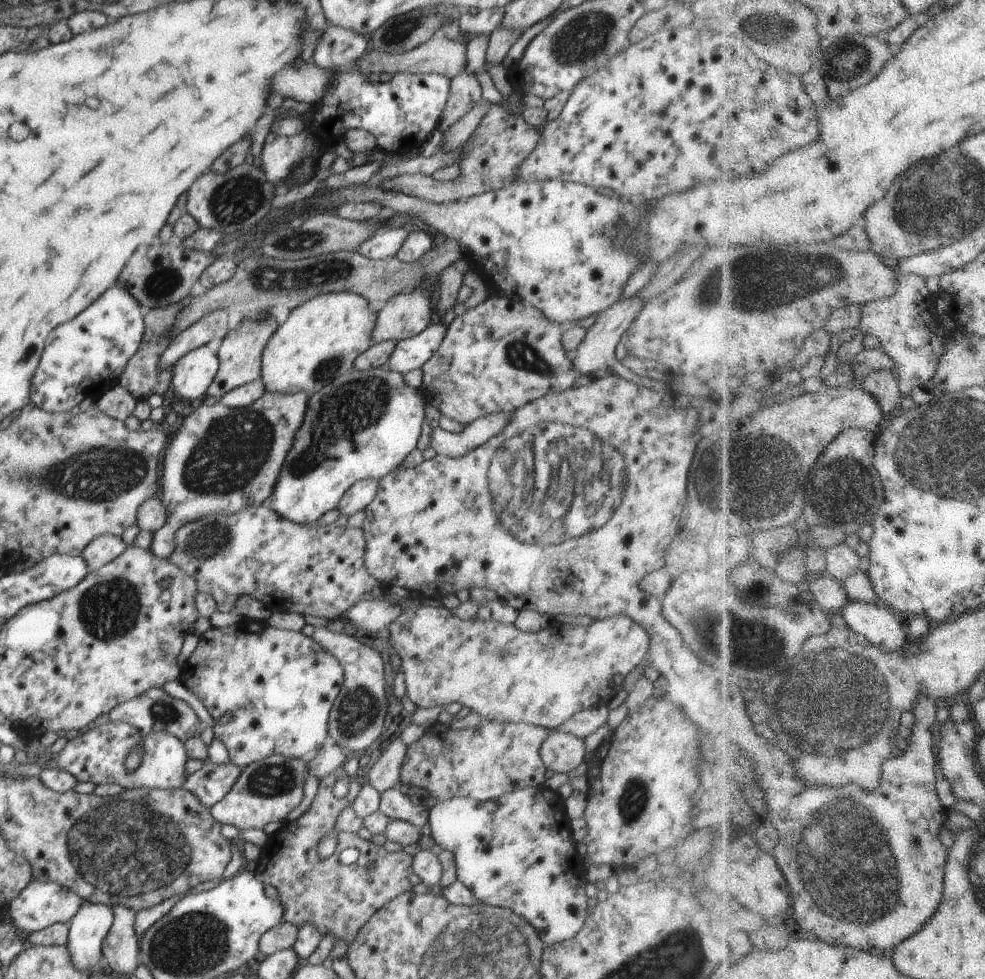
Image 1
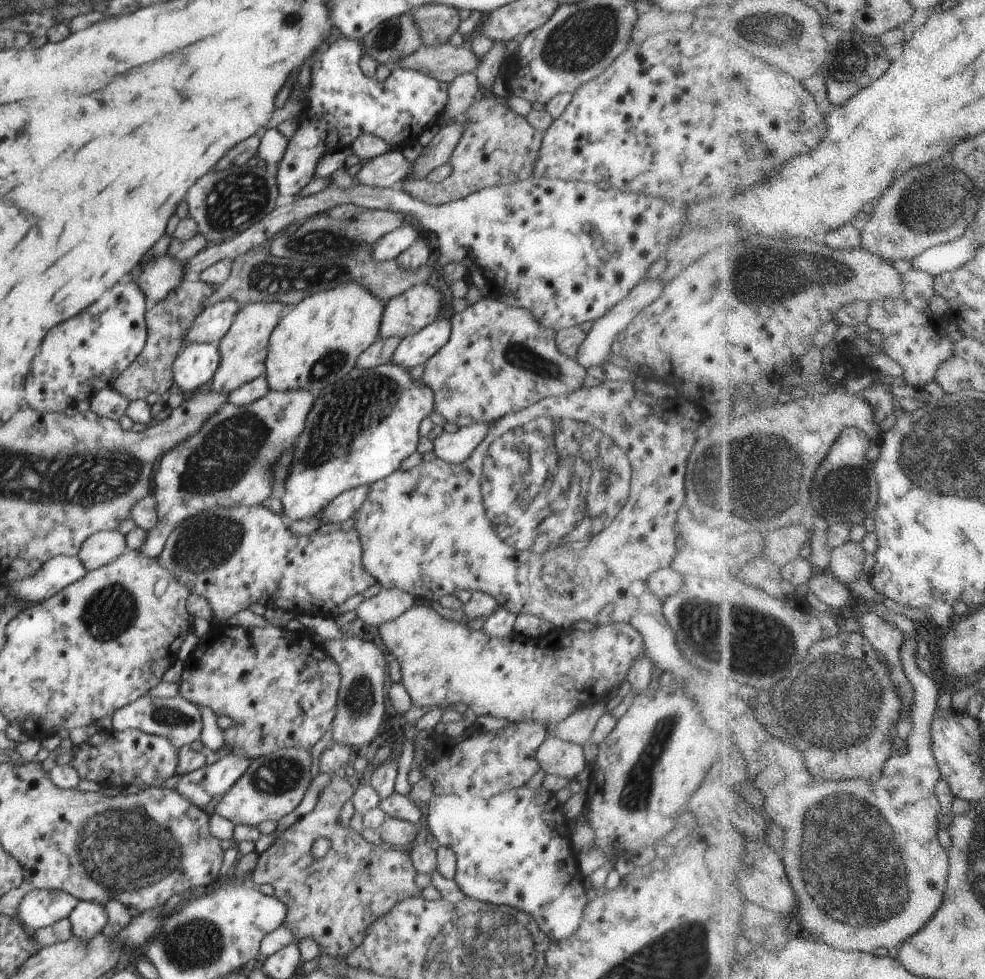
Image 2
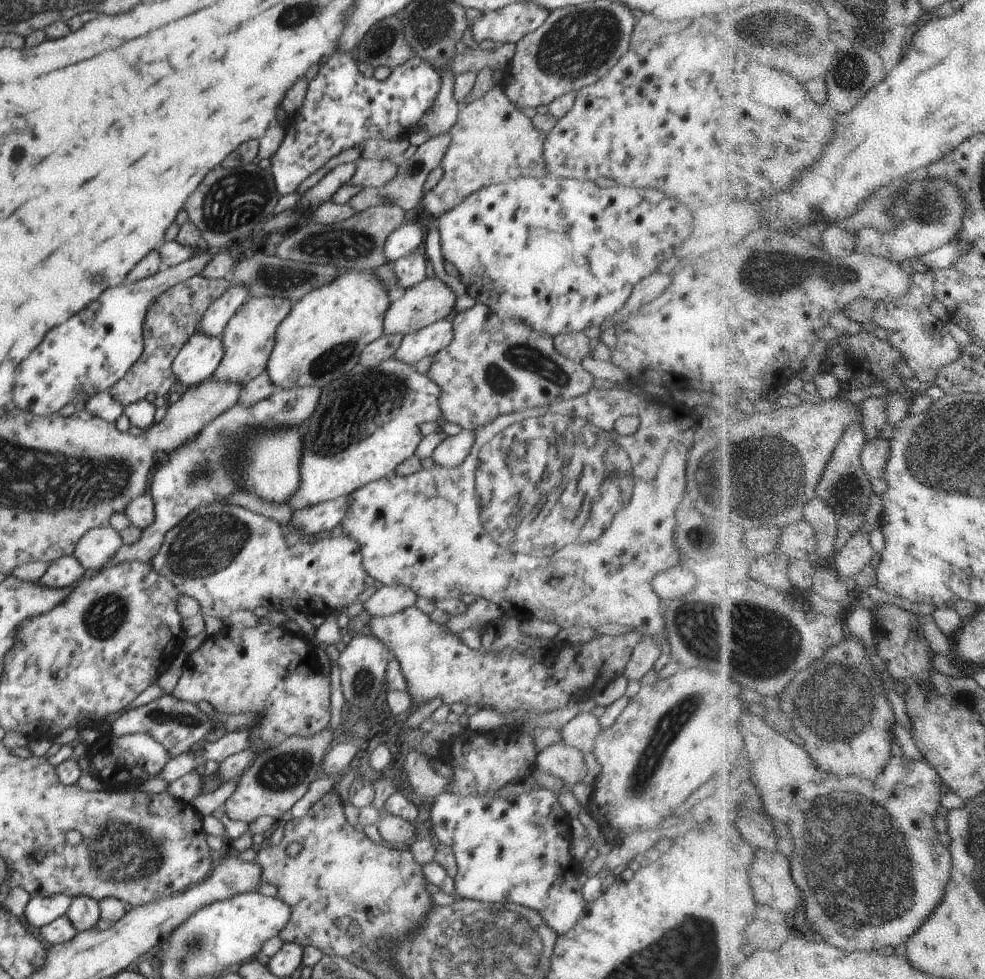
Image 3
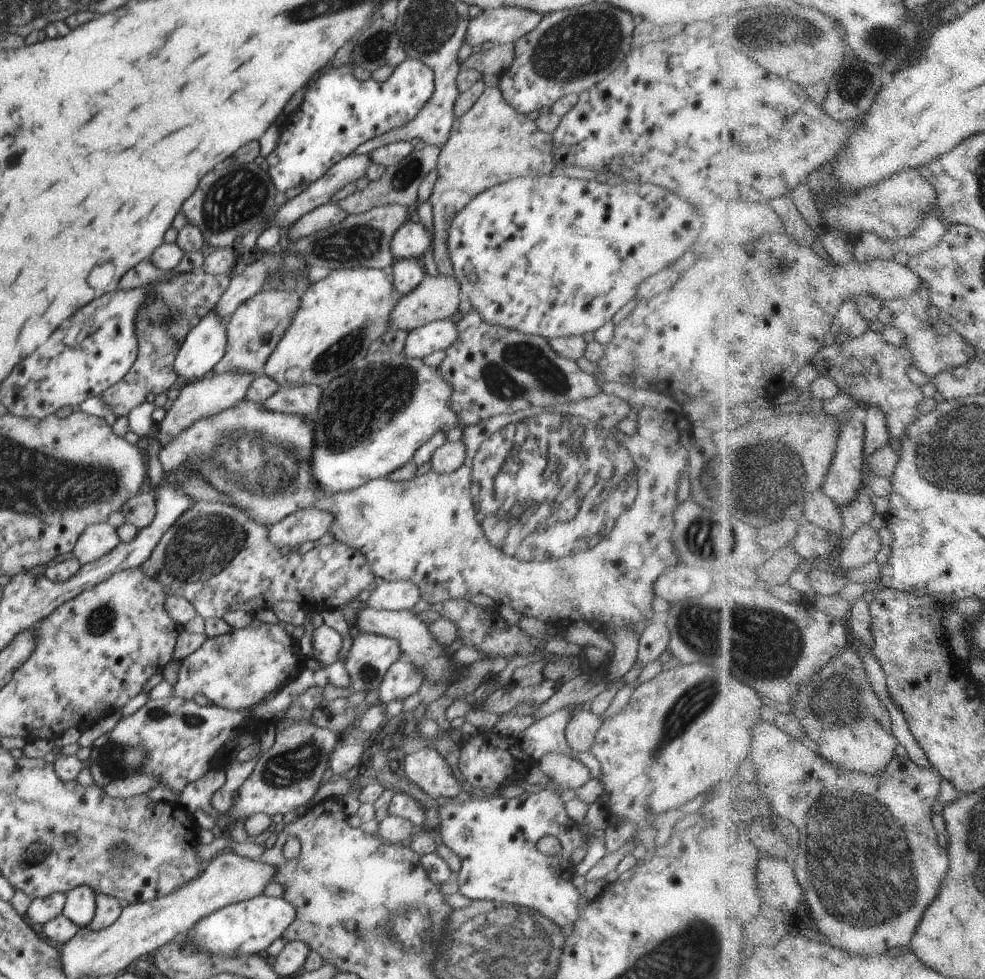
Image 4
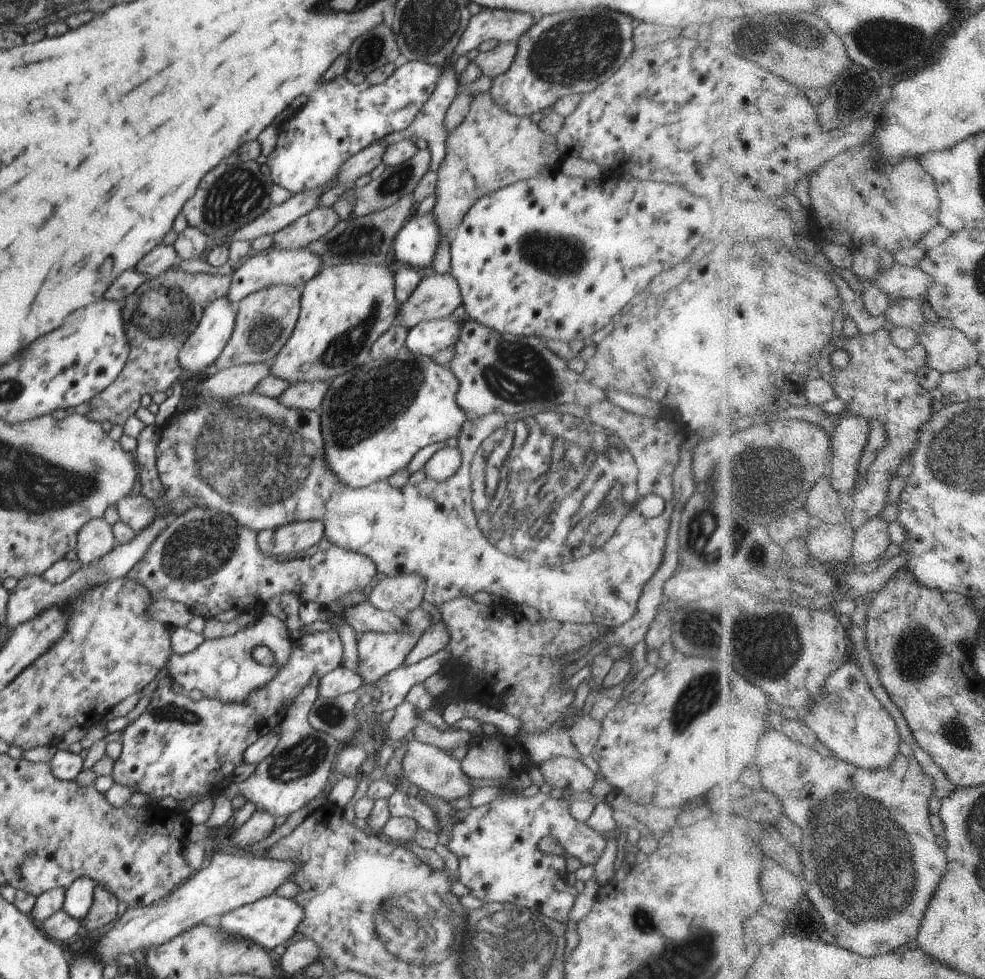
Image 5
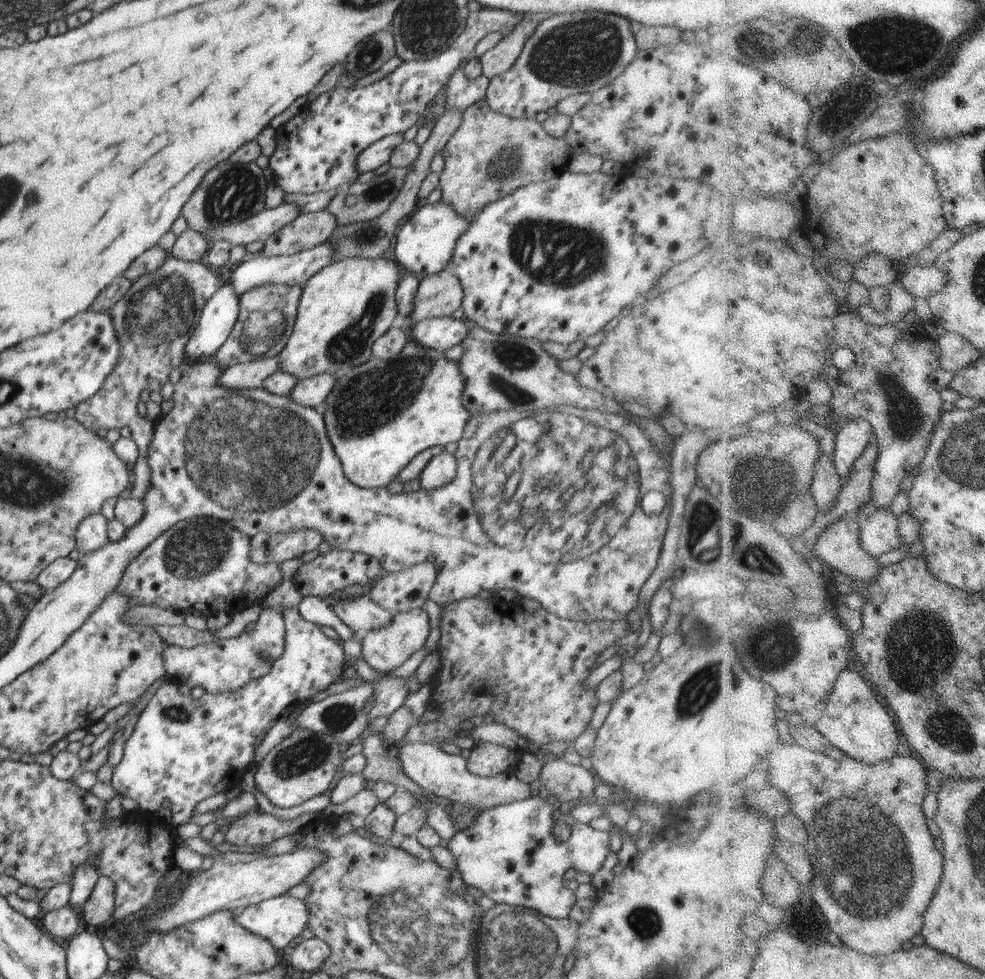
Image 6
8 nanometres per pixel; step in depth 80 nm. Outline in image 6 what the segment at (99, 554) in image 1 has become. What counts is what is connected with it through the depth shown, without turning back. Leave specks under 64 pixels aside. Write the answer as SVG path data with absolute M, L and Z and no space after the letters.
M100 512L88 515L78 525L75 541L76 548L82 555L104 546L104 543L109 541L107 521L107 518L104 518Z

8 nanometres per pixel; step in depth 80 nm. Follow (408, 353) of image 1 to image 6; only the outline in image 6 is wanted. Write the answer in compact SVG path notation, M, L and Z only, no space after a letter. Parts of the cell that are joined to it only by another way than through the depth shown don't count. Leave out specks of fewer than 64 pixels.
M440 317L421 320L412 326L410 339L427 349L445 352L460 344L468 336L469 323L464 319Z

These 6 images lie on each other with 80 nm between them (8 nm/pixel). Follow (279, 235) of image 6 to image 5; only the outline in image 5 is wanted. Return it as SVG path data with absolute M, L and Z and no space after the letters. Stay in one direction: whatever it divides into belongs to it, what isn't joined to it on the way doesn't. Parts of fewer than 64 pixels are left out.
M316 207L273 234L272 248L296 250L307 247L328 234L338 222L339 214L332 207Z

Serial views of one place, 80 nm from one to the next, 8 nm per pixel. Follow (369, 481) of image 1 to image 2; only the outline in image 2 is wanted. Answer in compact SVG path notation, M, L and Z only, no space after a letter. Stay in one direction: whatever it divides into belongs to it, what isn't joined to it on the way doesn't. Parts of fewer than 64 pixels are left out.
M356 487L339 494L331 503L319 510L316 518L320 520L320 524L340 524L351 518L362 506L368 487Z

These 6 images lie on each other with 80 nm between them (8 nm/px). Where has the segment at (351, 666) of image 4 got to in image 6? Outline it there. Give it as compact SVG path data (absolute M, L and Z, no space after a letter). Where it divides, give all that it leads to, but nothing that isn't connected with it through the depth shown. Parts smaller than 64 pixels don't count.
M415 608L405 613L396 613L386 626L367 632L362 643L362 658L380 674L388 674L393 668L402 666L410 655L422 649L429 634L430 617L424 609Z

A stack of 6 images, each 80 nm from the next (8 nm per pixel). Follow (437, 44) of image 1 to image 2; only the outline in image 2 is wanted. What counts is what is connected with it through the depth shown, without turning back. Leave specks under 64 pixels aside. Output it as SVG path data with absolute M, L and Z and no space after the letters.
M446 42L435 47L421 46L415 53L402 58L397 63L397 66L404 67L405 69L419 70L430 77L435 77L435 79L440 82L451 83L457 76L463 75L464 73L475 72L481 62L482 60L476 56L476 53L468 44L457 47Z

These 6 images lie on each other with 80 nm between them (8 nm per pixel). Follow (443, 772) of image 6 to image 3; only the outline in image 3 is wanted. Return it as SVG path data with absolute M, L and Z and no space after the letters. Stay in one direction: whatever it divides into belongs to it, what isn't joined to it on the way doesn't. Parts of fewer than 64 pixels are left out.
M410 750L405 761L406 780L409 781L411 788L414 789L419 796L425 798L435 798L442 793L450 793L447 792L449 780L434 770L432 763L430 763L431 759L434 760L434 758L430 758L424 753L417 753L416 751Z

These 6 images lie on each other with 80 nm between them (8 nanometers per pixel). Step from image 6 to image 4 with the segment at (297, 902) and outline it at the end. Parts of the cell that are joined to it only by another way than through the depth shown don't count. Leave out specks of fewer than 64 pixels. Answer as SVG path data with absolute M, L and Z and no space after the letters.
M260 894L205 916L185 936L193 947L199 951L208 951L213 957L237 957L264 953L276 939L283 936L297 919L296 915L296 907L286 899Z

